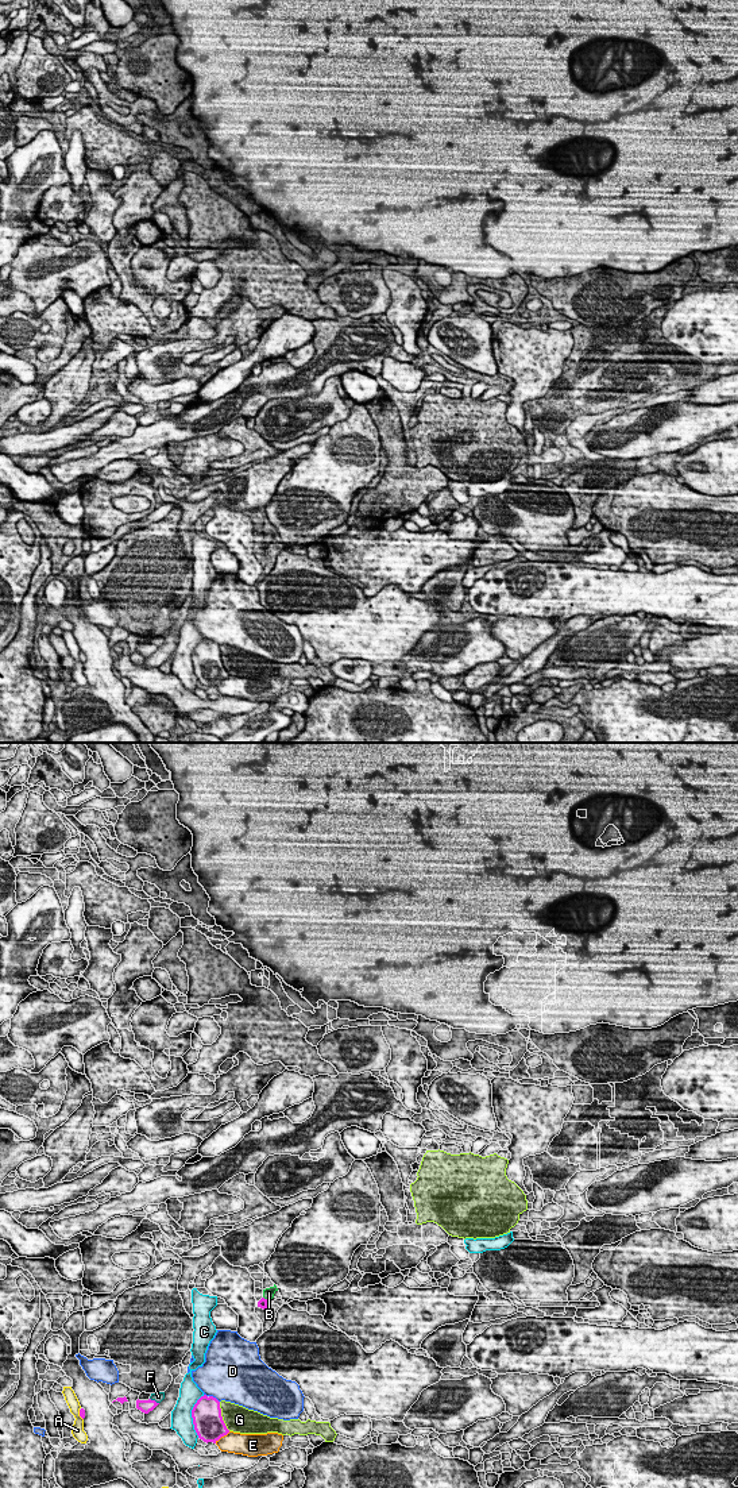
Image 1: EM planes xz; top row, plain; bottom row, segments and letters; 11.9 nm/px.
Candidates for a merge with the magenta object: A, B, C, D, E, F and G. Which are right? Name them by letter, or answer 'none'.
B

